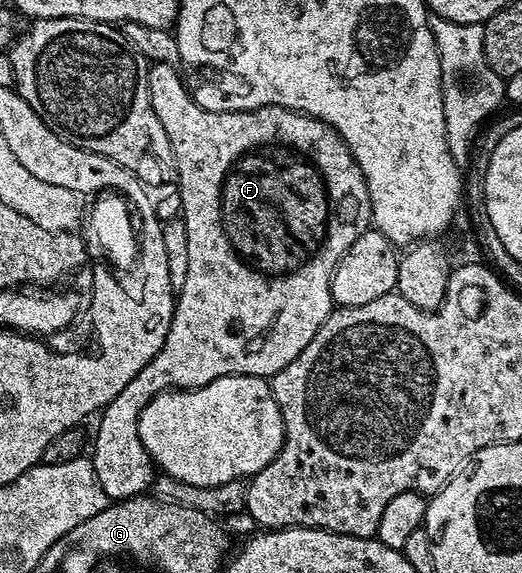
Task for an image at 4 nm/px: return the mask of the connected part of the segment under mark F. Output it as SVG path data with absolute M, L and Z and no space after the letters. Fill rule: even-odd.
M150 65L148 75L148 91L152 99L152 111L156 111L156 119L160 119L160 127L168 135L168 143L174 152L174 162L178 168L178 196L182 203L180 214L182 222L188 227L188 276L184 279L184 287L177 290L176 304L174 306L174 318L168 327L168 335L161 338L156 355L138 372L136 379L120 391L106 404L97 418L98 430L94 433L94 453L92 460L98 486L104 491L104 495L111 502L126 501L129 497L137 497L145 494L146 489L155 484L156 466L148 451L140 441L140 433L137 431L137 423L141 411L152 398L166 390L194 390L220 379L221 376L242 374L244 376L258 376L269 379L279 373L320 331L320 327L330 318L334 300L330 294L330 280L334 269L338 266L338 258L360 239L360 235L366 229L371 228L370 196L364 175L360 167L354 161L354 157L348 151L348 147L342 141L342 136L328 123L320 119L310 117L306 113L297 113L294 109L285 109L279 105L269 105L259 109L248 111L236 111L235 113L213 113L204 111L193 99L191 90L182 86L182 77L179 70L172 65Z

